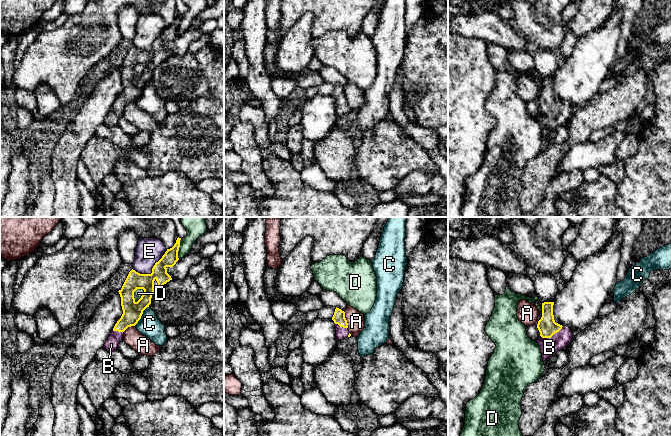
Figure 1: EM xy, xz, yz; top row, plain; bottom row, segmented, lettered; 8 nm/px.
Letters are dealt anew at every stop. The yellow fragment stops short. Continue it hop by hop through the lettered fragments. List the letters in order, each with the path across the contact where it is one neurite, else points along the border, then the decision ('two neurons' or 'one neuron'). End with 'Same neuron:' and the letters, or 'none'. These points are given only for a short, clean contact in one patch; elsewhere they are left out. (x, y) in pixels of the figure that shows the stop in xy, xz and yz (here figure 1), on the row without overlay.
A: border along xz (344, 88), (348, 103); two neurons
B: runs through yz (547, 102), (552, 111), (549, 123); one neuron
C: border along xy (148, 82), (134, 101); two neurons
D: border along xy (142, 64), (143, 70), (135, 78); two neurons
E: border along xy (167, 25), (155, 39), (150, 49), (138, 49), (132, 45); two neurons
Same neuron: B

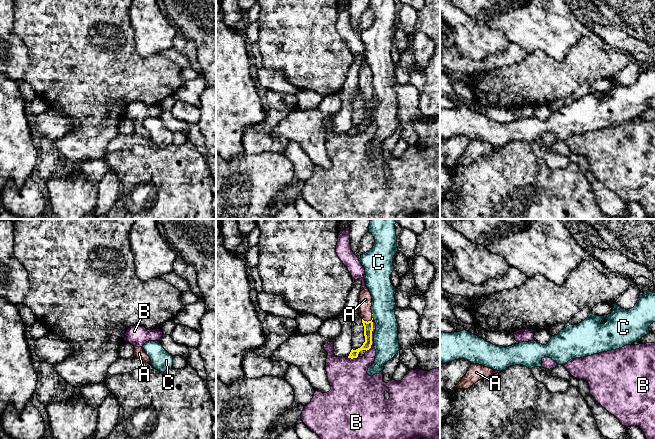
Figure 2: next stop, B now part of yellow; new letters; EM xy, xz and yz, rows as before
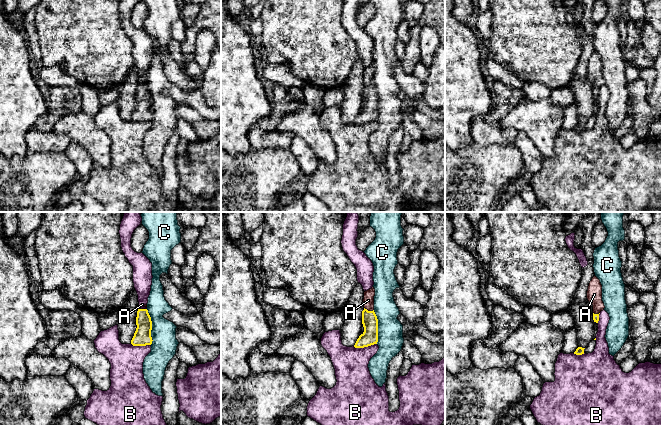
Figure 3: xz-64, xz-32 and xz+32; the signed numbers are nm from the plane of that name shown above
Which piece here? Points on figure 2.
A: runs through xz (368, 102), (366, 97), (365, 75); one neuron
B: two neurons
C: two neurons
Same neuron: A

